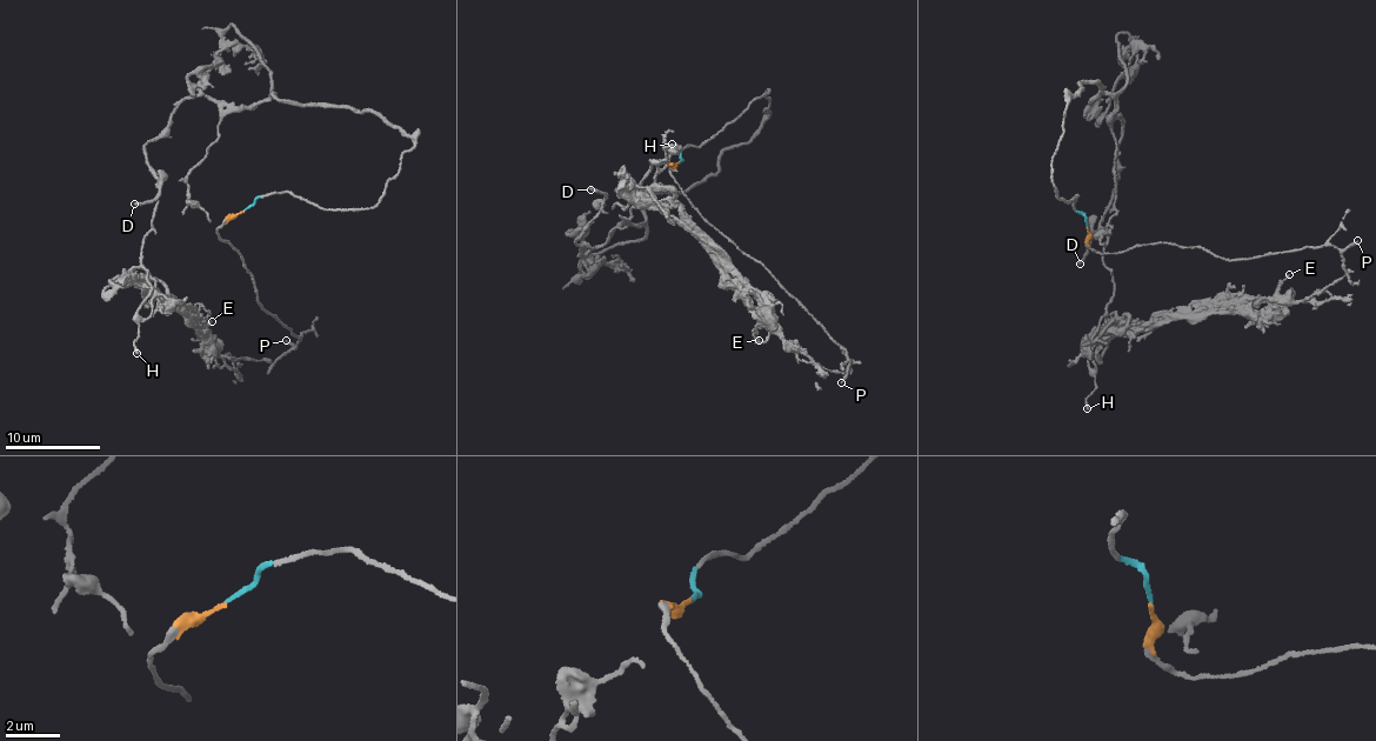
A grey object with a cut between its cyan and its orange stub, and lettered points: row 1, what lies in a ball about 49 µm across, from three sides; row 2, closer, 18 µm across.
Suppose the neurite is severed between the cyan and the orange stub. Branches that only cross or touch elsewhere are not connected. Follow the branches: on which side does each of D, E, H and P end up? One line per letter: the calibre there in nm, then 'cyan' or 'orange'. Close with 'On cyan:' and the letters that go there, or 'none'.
D: 190 nm | cyan
E: 130 nm | orange
H: 200 nm | orange
P: 190 nm | orange
On cyan: D

